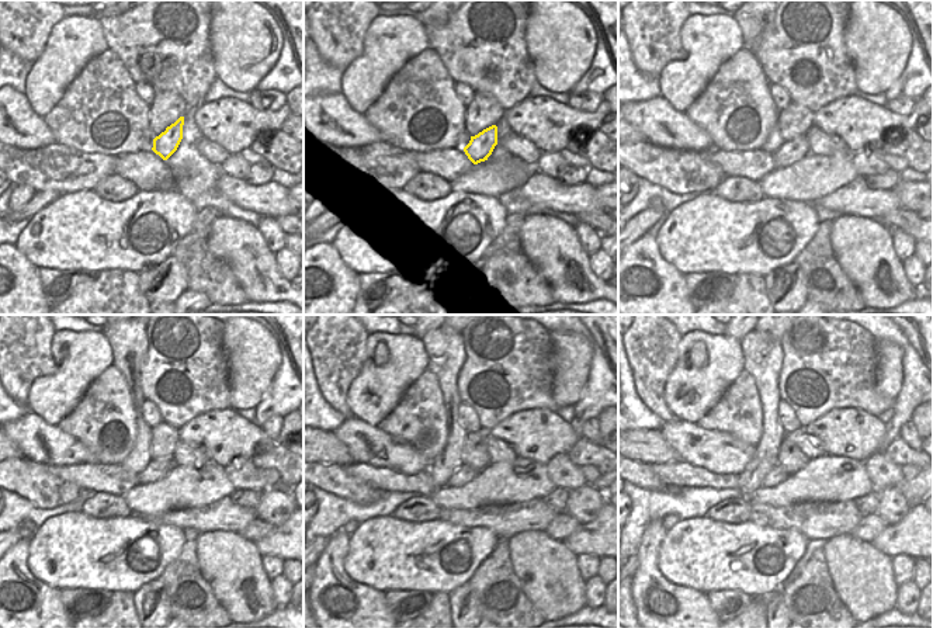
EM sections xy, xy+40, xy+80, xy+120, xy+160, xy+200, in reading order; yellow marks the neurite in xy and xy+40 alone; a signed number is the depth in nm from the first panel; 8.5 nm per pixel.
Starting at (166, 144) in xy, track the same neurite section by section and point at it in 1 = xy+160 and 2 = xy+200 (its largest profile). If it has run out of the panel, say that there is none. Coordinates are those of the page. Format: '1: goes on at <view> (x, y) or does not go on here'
1: goes on at xy+160 (465, 474)
2: goes on at xy+200 (777, 474)

